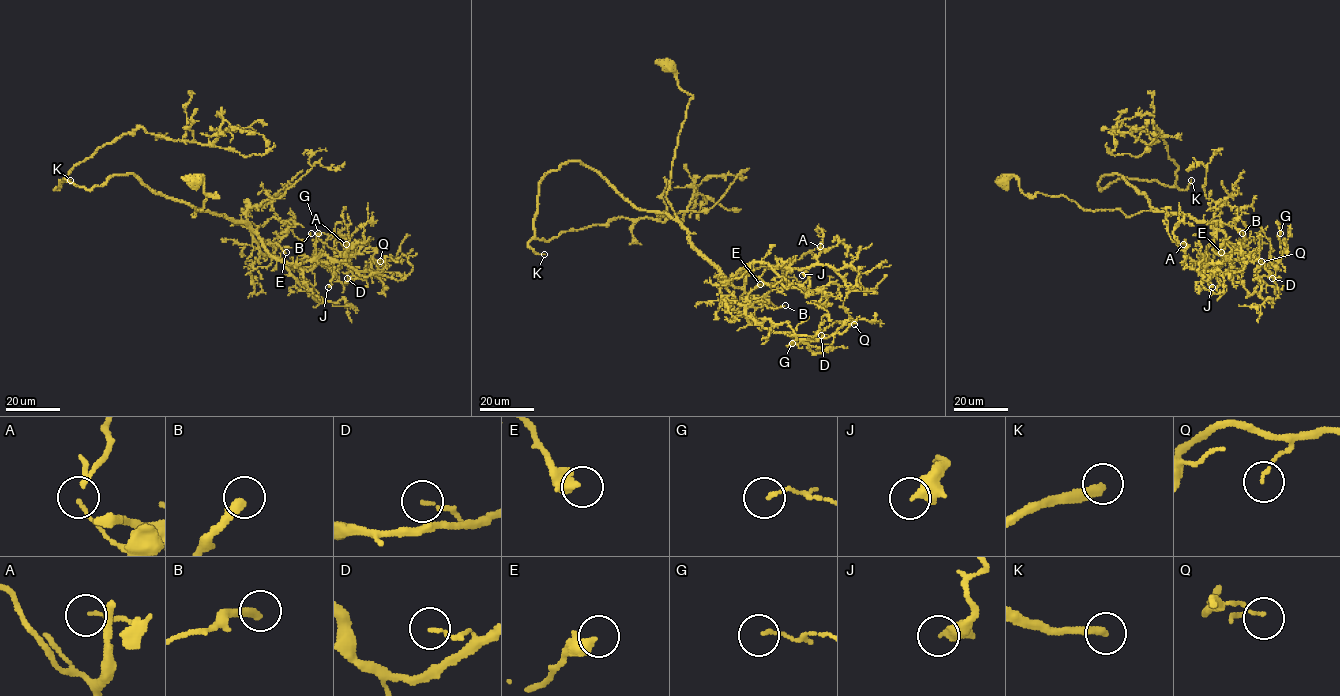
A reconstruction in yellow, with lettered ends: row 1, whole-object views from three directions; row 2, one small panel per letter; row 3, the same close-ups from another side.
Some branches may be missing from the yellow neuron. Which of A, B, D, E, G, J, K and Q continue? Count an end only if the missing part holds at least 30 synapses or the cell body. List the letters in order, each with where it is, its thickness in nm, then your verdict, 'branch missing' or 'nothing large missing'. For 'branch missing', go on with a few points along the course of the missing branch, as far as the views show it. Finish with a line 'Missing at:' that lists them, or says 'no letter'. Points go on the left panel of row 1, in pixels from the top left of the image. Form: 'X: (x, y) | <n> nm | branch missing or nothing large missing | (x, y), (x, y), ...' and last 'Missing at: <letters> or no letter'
A: (346, 244) | 110 nm | nothing large missing
B: (311, 233) | 340 nm | nothing large missing
D: (347, 278) | 120 nm | nothing large missing
E: (286, 252) | 440 nm | nothing large missing
G: (318, 233) | 90 nm | nothing large missing
J: (328, 287) | 440 nm | nothing large missing
K: (70, 180) | 320 nm | branch missing | (70, 180), (155, 164), (185, 165), (190, 160), (202, 163), (209, 174), (222, 182), (235, 173), (256, 180)
Q: (380, 261) | 100 nm | nothing large missing
Missing at: K

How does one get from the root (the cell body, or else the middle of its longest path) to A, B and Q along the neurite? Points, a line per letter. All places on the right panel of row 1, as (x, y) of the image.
A: (1004, 182), (1015, 176), (1027, 196), (1086, 210), (1180, 213), (1216, 233), (1202, 264), (1183, 244)
B: (1004, 182), (1015, 176), (1027, 196), (1063, 195), (1086, 210), (1210, 222), (1240, 253), (1242, 233)
Q: (1004, 182), (1015, 176), (1027, 196), (1086, 210), (1210, 222), (1238, 252), (1275, 264), (1275, 283), (1261, 261)

